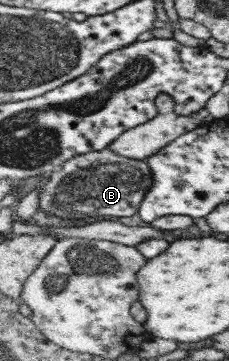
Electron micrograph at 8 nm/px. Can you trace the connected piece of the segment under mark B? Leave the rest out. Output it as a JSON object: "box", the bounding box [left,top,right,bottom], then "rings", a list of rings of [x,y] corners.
{"box":[38,149,153,220],"rings":[[[109,149],[92,151],[75,156],[56,168],[41,192],[41,208],[38,212],[68,220],[134,216],[139,212],[153,182],[151,165],[147,159],[120,156],[118,152]]]}

